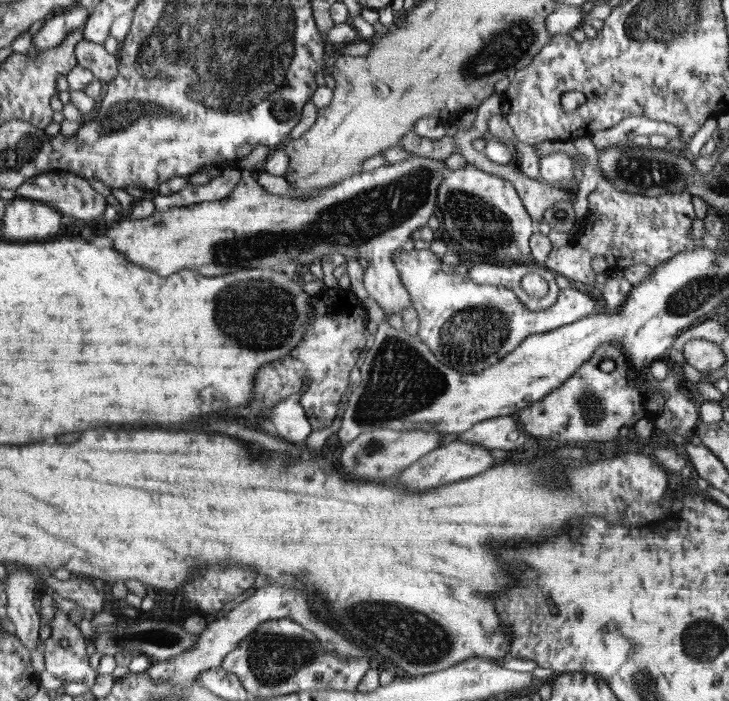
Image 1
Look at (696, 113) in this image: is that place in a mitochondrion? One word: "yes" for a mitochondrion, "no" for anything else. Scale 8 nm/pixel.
no

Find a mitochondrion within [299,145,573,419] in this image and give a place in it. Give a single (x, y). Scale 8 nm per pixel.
(469, 337)

